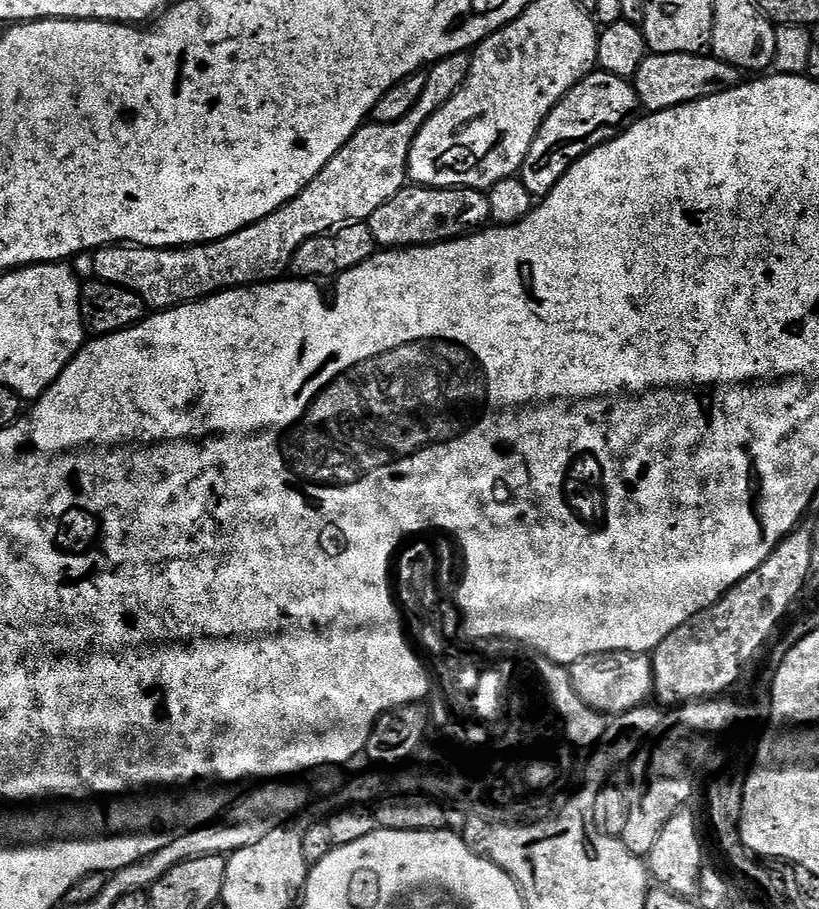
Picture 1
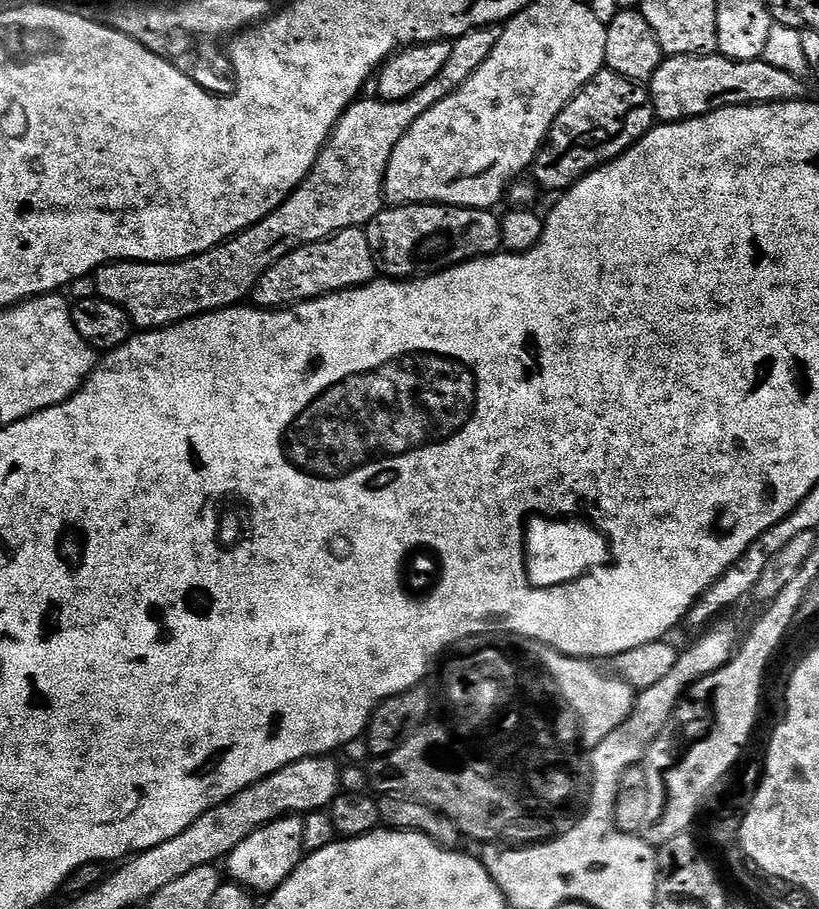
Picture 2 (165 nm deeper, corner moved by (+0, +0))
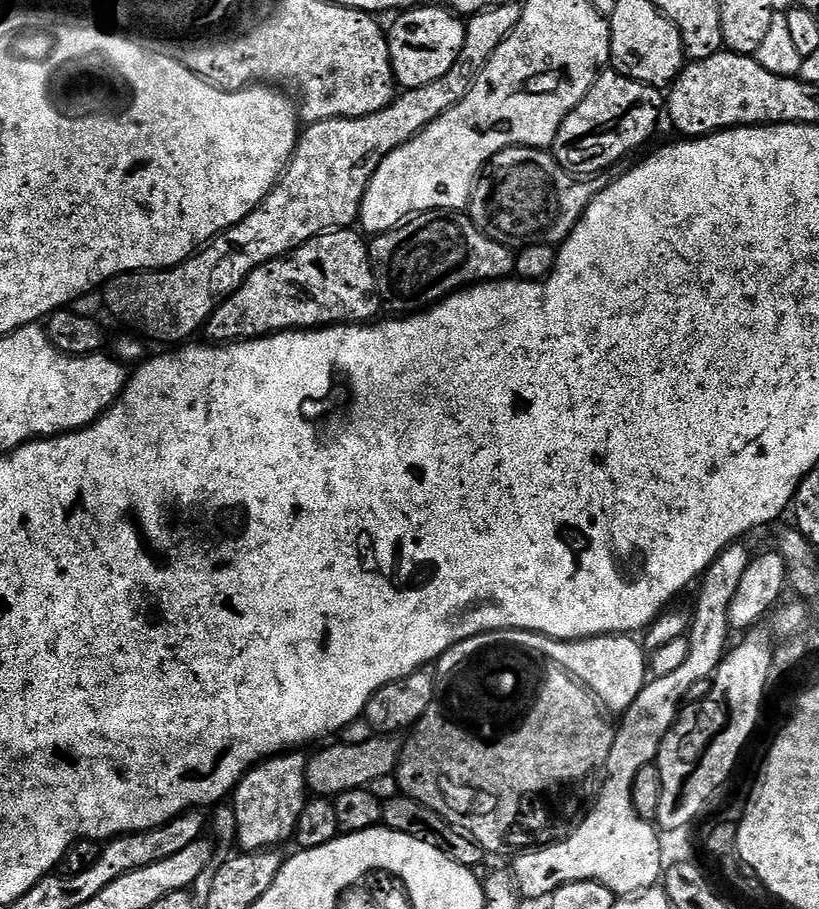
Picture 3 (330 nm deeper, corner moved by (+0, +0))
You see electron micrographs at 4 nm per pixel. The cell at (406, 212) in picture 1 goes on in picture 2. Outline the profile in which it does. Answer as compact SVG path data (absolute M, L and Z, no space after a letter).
M453 204L385 206L368 223L366 231L377 269L393 280L432 276L479 256L494 256L502 248L500 216L486 208L459 208Z

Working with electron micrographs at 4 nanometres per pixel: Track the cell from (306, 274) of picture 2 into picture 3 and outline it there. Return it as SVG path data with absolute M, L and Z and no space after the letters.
M338 228L315 236L286 256L258 266L214 310L206 325L207 339L212 342L256 340L273 332L375 321L381 315L382 301L376 290L372 260L368 257L369 245L363 238L352 228Z

